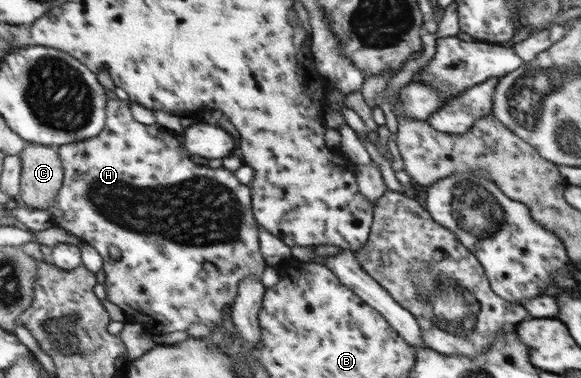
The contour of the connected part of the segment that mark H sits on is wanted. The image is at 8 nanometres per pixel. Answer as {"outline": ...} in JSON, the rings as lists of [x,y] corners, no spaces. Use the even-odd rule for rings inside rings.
{"outline":[[[114,99],[107,106],[107,128],[91,140],[79,141],[59,147],[59,152],[63,158],[66,170],[66,181],[64,187],[60,190],[60,196],[52,202],[50,211],[53,212],[55,224],[64,228],[69,233],[76,235],[82,241],[92,245],[104,259],[104,270],[108,274],[105,284],[108,301],[118,305],[125,313],[126,323],[140,323],[147,327],[147,331],[154,336],[168,335],[176,331],[188,331],[192,324],[198,323],[209,328],[220,327],[224,314],[232,309],[230,305],[234,304],[236,295],[239,293],[239,282],[244,281],[246,277],[258,277],[261,279],[266,262],[260,253],[258,245],[258,229],[256,221],[250,209],[250,188],[239,183],[232,171],[223,169],[210,169],[208,166],[196,165],[190,158],[191,154],[184,147],[184,138],[173,135],[171,132],[160,126],[146,125],[138,121],[132,112],[132,101],[122,101]],[[110,247],[118,247],[121,251],[121,258],[114,259]],[[210,261],[218,267],[218,275],[210,275],[204,270],[204,263]]]}

